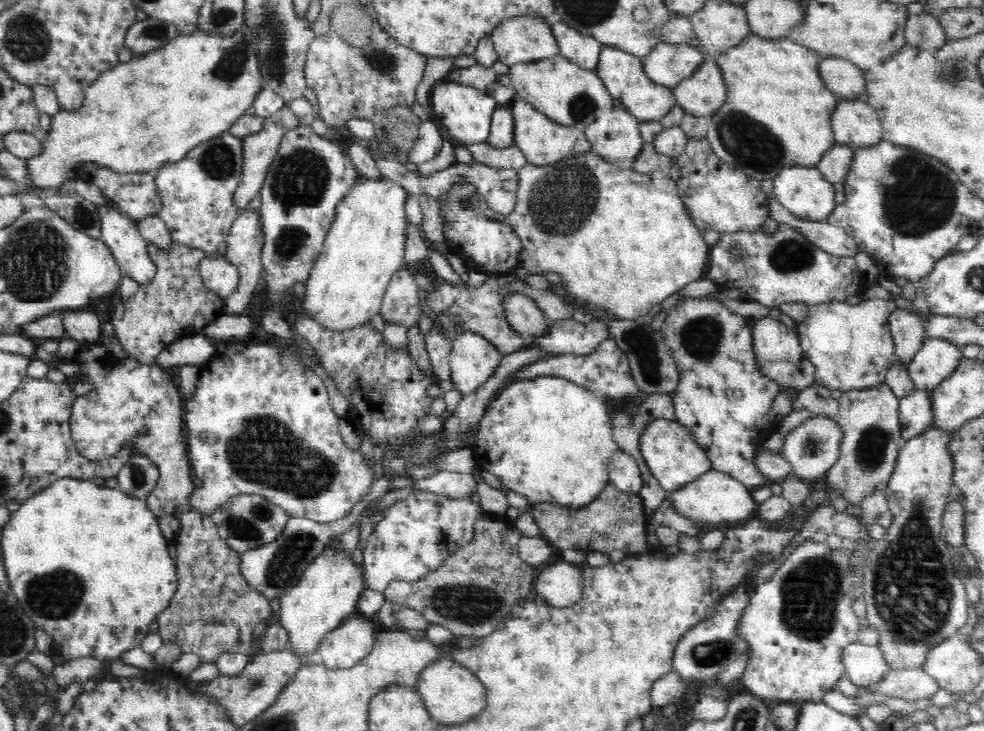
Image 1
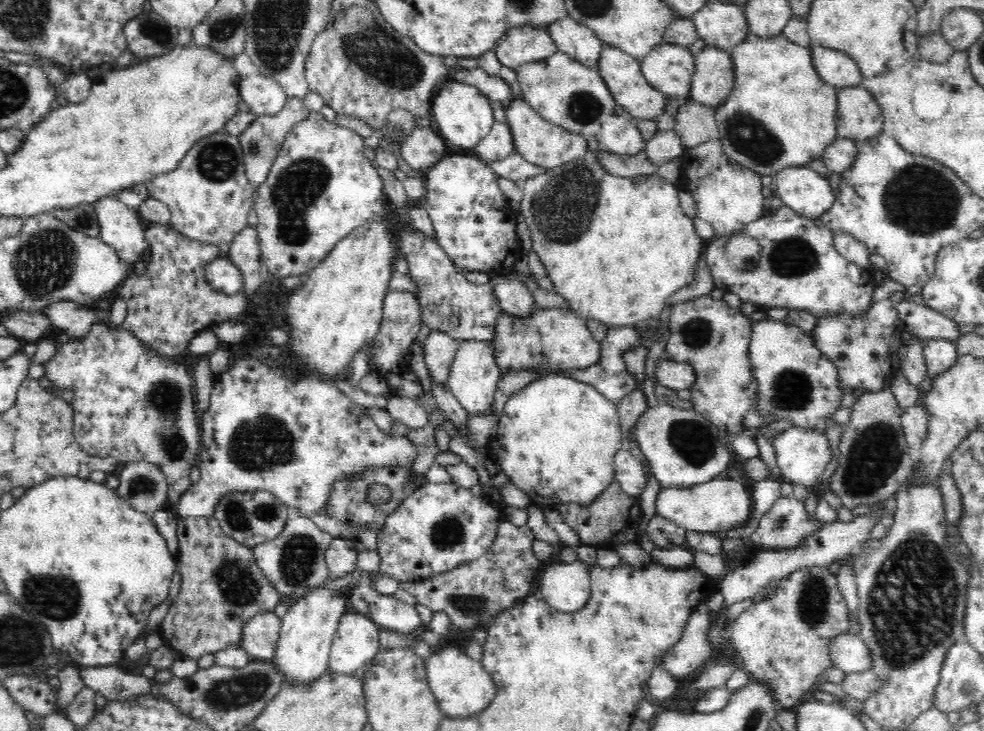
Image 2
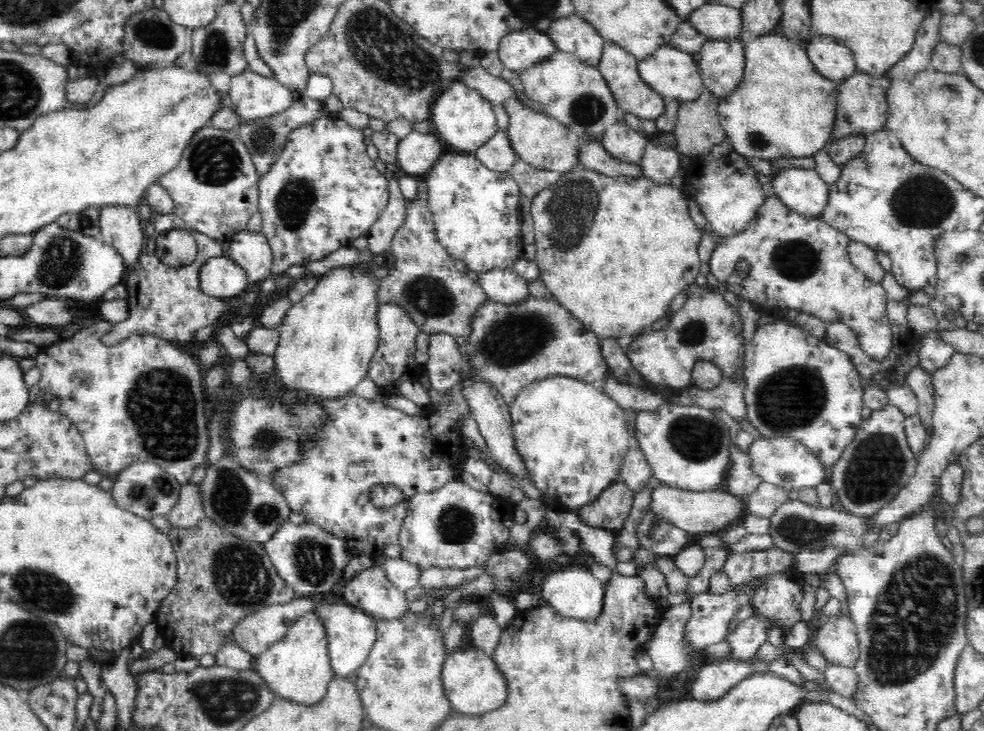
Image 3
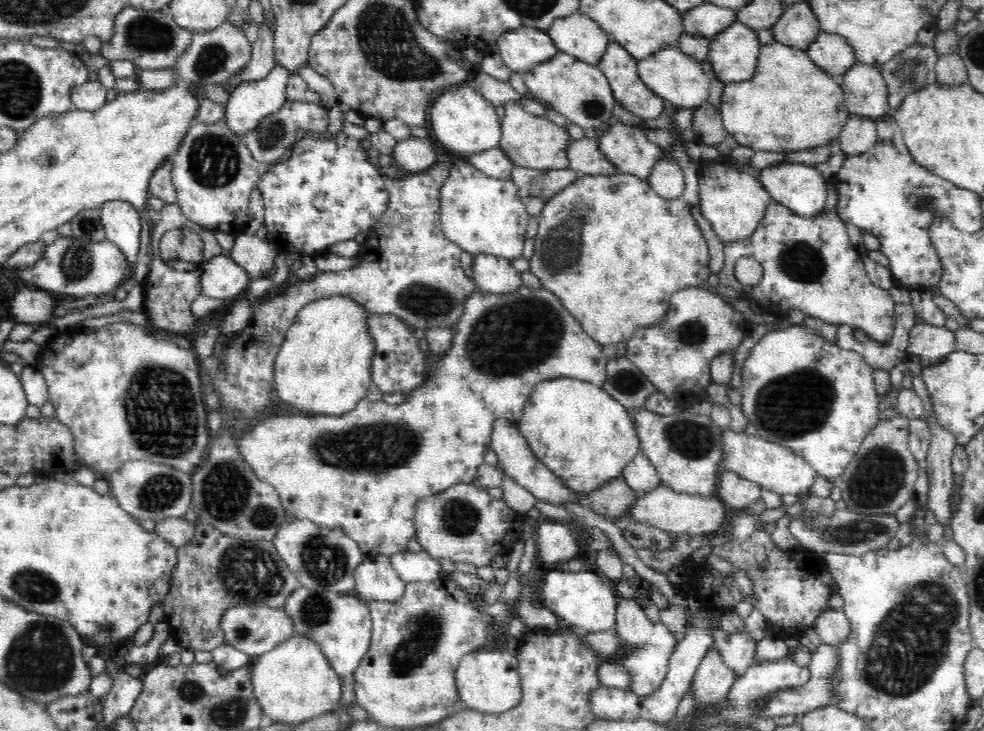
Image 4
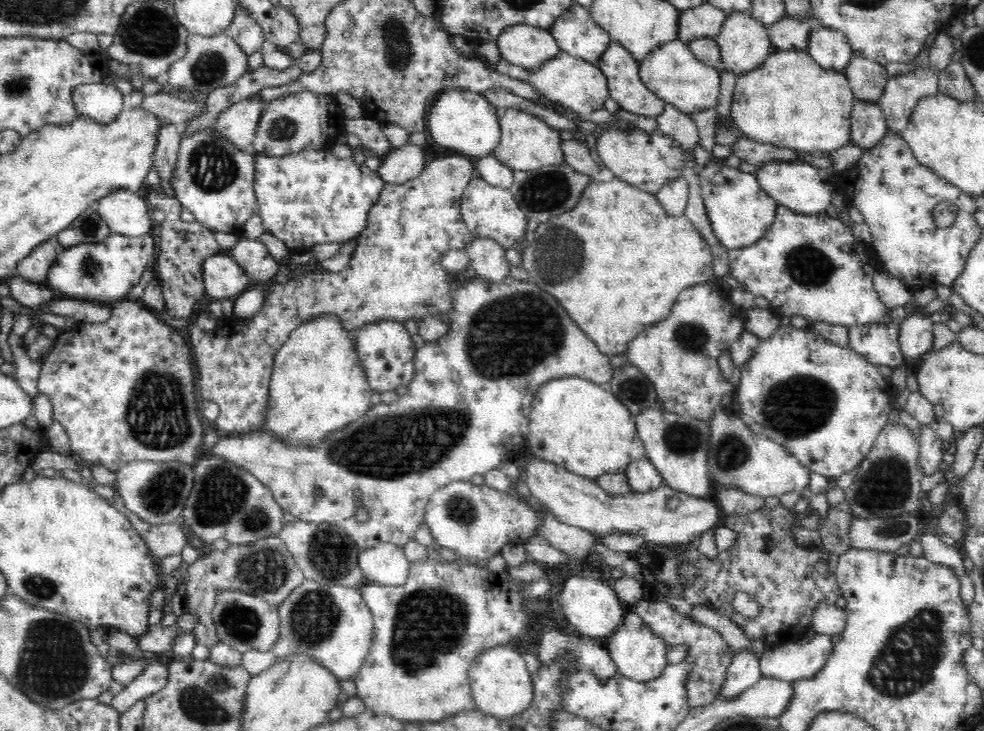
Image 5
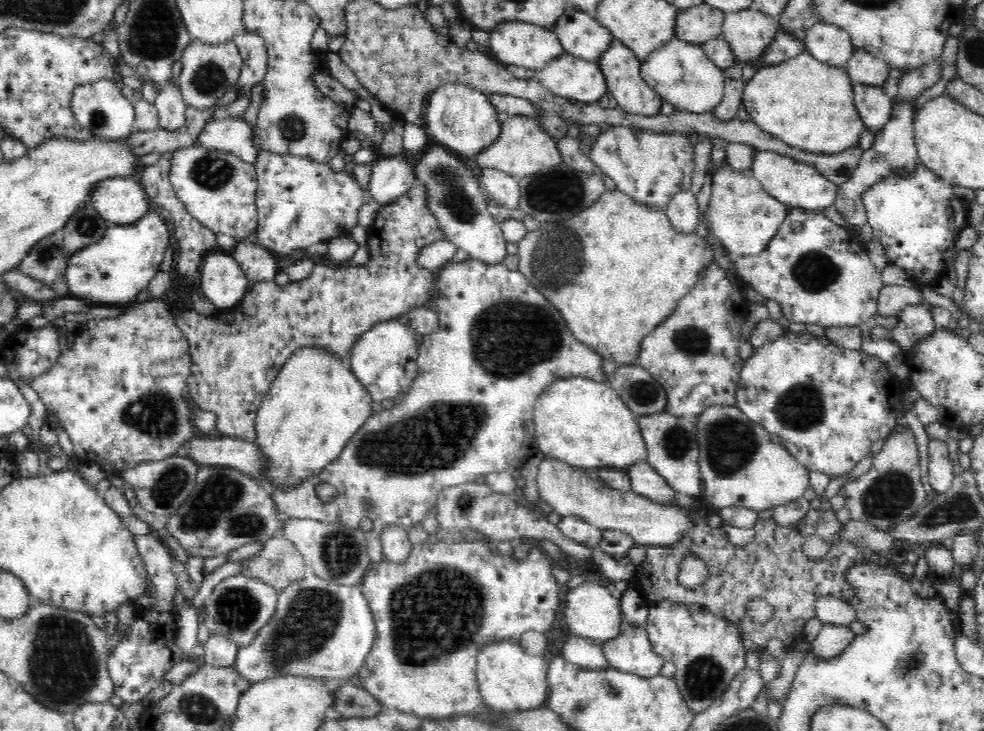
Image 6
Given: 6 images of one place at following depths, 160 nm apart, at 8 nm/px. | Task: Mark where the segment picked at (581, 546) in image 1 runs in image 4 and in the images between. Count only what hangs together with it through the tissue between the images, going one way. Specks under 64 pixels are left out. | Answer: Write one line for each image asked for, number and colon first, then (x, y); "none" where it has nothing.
2: (612, 519)
3: (609, 511)
4: (612, 499)

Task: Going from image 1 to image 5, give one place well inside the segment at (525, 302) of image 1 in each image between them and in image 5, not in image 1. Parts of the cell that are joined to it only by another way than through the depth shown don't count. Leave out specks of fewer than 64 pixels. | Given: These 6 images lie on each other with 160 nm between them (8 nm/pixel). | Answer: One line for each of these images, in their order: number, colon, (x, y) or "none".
2: (514, 297)
3: (505, 286)
4: (493, 275)
5: (488, 258)

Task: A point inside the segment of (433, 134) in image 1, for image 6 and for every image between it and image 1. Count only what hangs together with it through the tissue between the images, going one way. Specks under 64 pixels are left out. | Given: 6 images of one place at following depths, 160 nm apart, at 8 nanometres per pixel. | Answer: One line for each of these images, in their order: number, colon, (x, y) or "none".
2: (424, 147)
3: (417, 153)
4: (414, 155)
5: (405, 163)
6: (392, 176)

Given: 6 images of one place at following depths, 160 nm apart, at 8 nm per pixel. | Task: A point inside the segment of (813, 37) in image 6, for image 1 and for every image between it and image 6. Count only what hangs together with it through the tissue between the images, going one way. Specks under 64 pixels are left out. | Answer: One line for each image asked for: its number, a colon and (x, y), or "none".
1: (844, 79)
2: (838, 69)
3: (833, 60)
4: (831, 53)
5: (830, 49)

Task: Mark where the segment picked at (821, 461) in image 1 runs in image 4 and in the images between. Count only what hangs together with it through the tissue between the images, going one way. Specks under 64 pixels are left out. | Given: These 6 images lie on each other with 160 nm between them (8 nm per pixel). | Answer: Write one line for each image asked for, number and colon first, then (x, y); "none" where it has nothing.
2: (802, 454)
3: (783, 461)
4: (774, 467)

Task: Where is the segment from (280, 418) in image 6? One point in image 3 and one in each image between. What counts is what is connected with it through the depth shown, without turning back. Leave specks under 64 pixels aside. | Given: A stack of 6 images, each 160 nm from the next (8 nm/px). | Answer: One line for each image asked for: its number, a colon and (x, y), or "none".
3: (327, 340)
4: (323, 366)
5: (318, 385)

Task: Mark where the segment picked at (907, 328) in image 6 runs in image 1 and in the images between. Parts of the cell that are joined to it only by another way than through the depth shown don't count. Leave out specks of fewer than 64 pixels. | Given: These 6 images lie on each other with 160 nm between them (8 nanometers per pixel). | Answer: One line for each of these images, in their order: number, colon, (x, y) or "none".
1: (936, 360)
2: (940, 354)
3: (934, 353)
4: (930, 343)
5: (916, 334)

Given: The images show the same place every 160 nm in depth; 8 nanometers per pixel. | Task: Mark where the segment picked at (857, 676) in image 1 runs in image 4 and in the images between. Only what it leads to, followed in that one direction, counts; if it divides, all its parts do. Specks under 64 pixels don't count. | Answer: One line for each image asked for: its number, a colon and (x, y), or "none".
2: (850, 654)
3: (836, 637)
4: (833, 627)

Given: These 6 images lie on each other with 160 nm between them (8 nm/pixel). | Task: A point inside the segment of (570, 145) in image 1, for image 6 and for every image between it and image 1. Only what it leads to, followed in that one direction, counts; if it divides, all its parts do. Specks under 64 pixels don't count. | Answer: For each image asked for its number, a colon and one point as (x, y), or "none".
2: (542, 143)
3: (539, 140)
4: (530, 141)
5: (527, 143)
6: (523, 148)

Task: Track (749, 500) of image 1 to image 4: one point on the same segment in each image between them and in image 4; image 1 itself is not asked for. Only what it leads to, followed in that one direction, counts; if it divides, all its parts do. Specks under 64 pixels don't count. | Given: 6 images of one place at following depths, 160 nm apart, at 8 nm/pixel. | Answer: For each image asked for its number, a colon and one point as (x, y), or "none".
2: (716, 506)
3: (695, 512)
4: (678, 514)

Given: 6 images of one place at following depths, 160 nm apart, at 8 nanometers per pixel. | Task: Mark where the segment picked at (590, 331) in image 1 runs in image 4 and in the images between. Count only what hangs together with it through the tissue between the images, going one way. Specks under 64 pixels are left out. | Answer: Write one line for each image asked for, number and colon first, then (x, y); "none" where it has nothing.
2: (554, 339)
3: (511, 345)
4: (363, 472)

